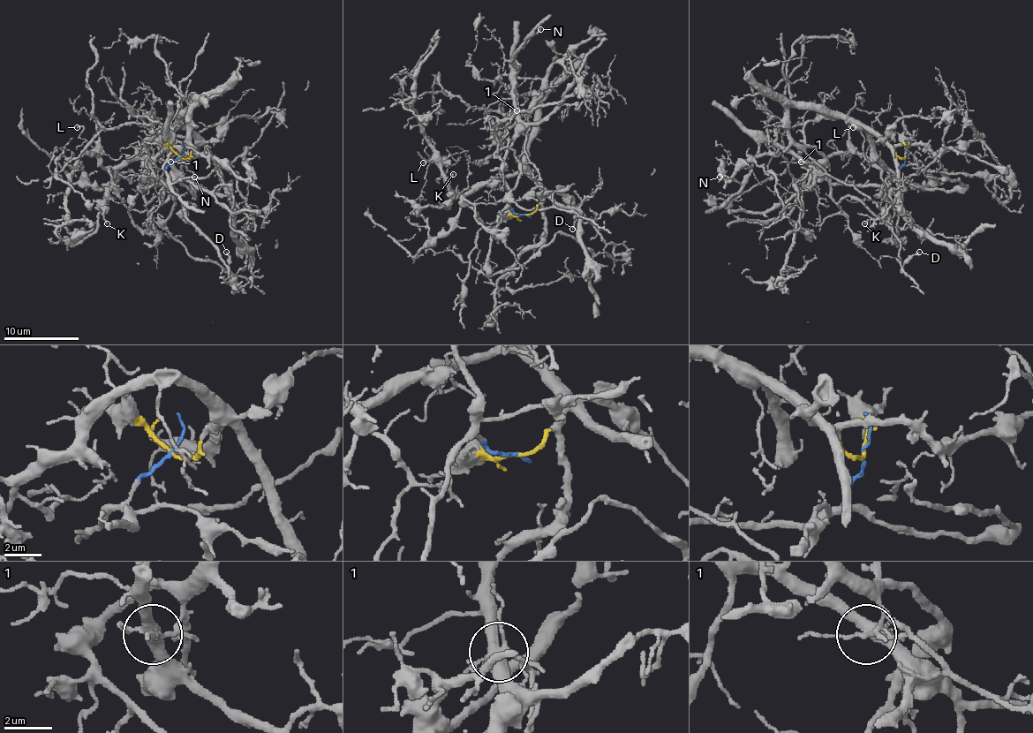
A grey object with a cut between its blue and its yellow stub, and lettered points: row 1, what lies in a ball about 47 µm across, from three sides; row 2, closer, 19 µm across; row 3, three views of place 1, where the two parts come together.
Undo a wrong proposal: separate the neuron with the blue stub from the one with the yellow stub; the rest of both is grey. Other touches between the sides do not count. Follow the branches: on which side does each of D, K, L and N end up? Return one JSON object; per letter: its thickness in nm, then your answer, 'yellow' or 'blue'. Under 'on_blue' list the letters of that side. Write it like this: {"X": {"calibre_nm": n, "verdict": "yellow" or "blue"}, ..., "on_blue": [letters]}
{"D": {"calibre_nm": 150, "verdict": "blue"}, "K": {"calibre_nm": 130, "verdict": "yellow"}, "L": {"calibre_nm": 120, "verdict": "yellow"}, "N": {"calibre_nm": 160, "verdict": "blue"}, "on_blue": ["D", "N"]}

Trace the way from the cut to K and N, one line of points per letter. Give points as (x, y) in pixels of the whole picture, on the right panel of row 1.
K: (904, 156), (896, 154), (864, 126), (870, 150), (883, 163), (883, 190), (891, 205), (864, 223)
N: (904, 156), (896, 177), (883, 184), (849, 186), (762, 143), (745, 178), (719, 177)

